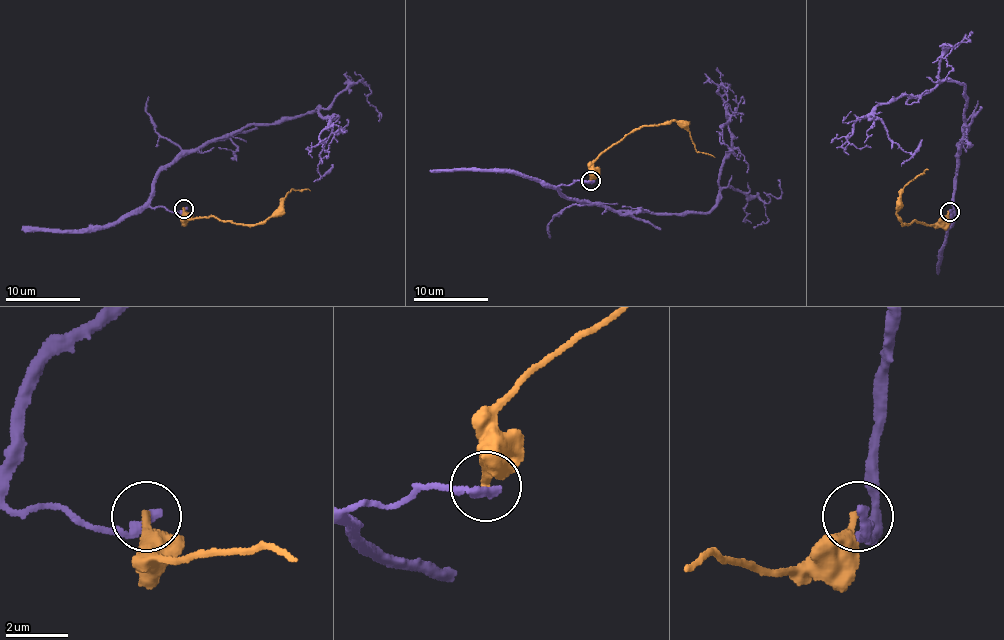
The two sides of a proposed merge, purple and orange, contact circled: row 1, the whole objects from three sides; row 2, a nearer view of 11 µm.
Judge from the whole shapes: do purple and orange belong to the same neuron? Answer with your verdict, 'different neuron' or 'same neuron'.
different neuron

